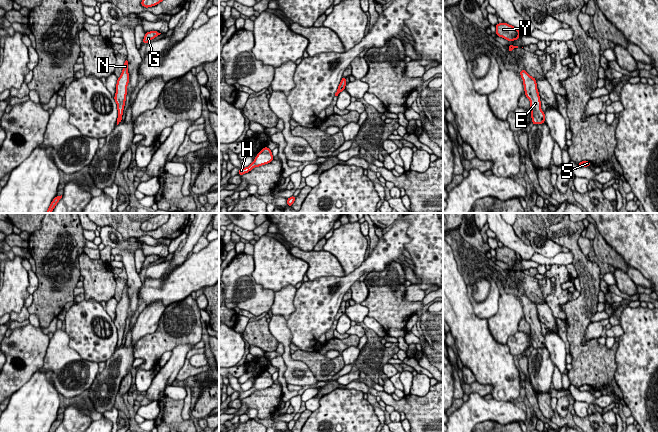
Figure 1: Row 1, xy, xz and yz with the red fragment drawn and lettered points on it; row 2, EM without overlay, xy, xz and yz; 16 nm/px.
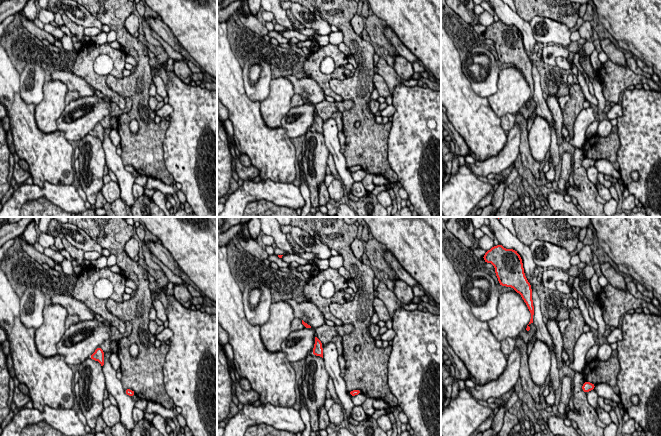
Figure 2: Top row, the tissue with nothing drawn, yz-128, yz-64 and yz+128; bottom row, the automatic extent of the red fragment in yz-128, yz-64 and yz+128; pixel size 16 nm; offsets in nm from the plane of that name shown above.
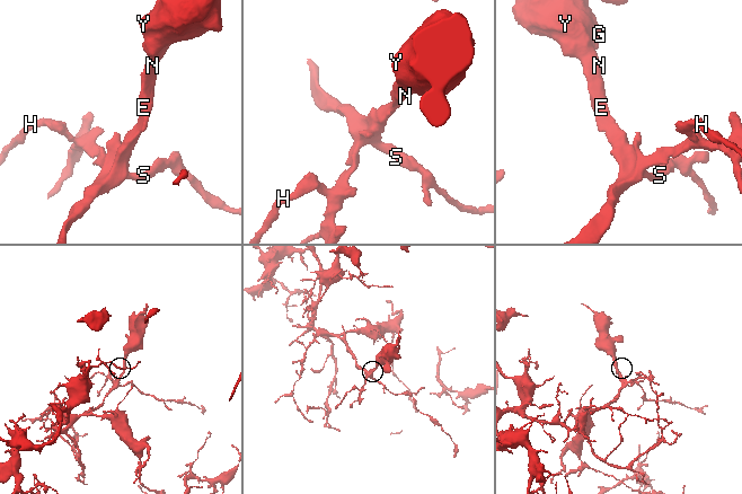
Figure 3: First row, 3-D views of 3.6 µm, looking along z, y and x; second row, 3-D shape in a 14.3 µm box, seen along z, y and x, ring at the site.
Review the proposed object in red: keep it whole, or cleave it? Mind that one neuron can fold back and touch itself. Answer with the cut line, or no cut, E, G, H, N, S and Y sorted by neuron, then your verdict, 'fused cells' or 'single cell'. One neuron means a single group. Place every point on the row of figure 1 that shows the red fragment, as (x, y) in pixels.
cut none; groups E G H N S Y; single cell

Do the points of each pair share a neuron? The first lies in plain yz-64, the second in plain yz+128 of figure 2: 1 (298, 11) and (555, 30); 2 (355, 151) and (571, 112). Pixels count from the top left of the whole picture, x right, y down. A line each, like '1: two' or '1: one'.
1: one
2: one

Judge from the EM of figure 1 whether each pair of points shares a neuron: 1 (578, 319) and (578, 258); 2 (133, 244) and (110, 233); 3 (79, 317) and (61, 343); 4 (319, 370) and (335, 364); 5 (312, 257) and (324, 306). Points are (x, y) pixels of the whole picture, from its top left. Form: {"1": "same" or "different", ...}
{"1": "same", "2": "same", "3": "different", "4": "same", "5": "different"}

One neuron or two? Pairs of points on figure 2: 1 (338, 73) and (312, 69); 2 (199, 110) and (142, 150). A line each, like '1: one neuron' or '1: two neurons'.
1: one neuron
2: two neurons

